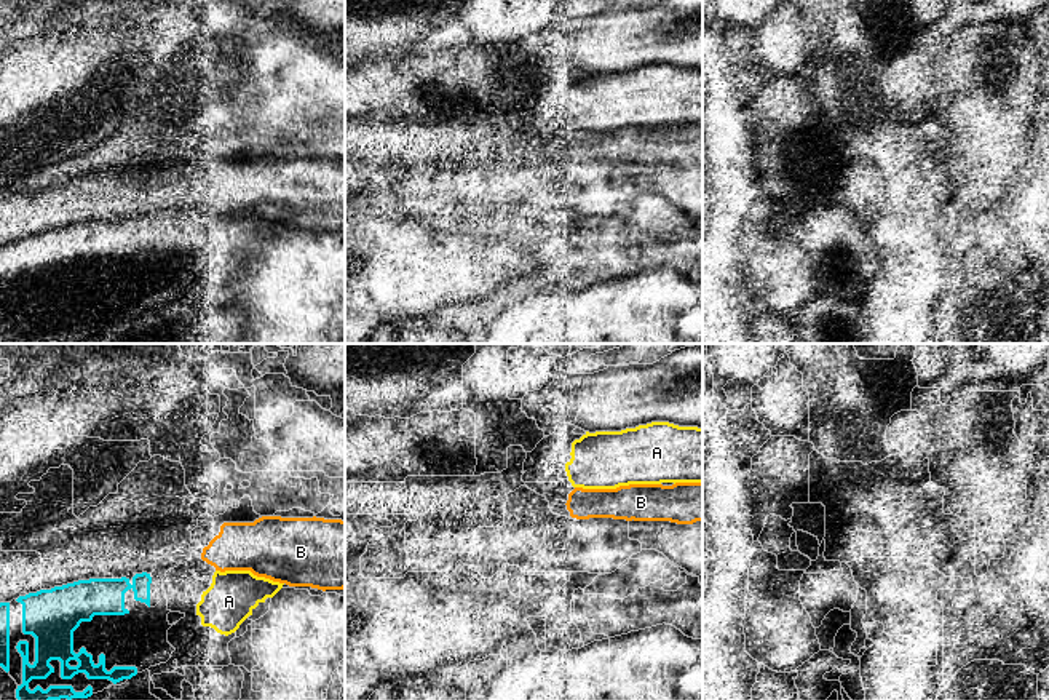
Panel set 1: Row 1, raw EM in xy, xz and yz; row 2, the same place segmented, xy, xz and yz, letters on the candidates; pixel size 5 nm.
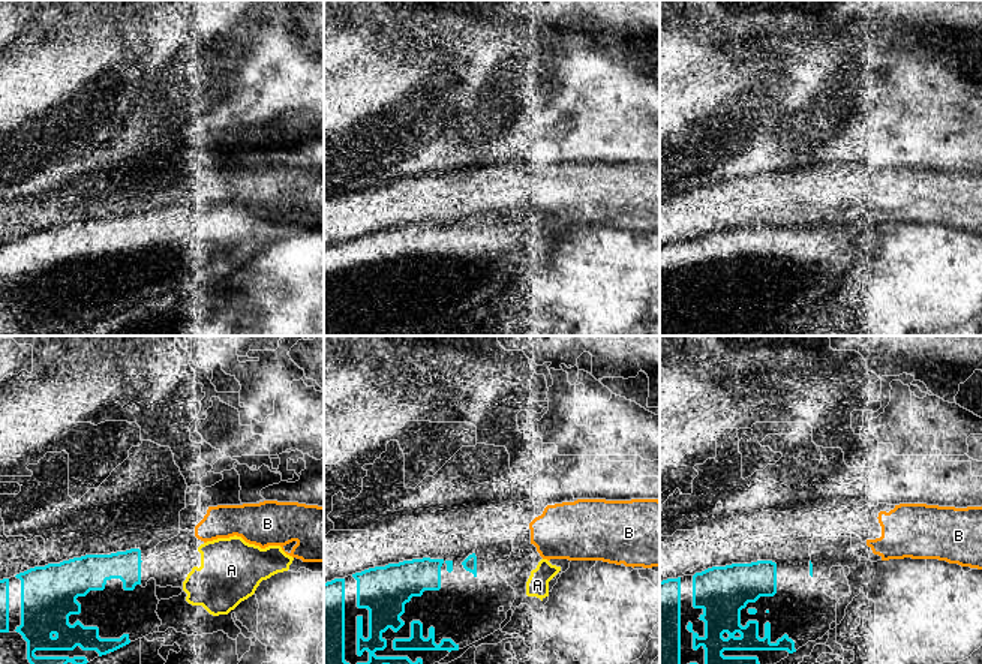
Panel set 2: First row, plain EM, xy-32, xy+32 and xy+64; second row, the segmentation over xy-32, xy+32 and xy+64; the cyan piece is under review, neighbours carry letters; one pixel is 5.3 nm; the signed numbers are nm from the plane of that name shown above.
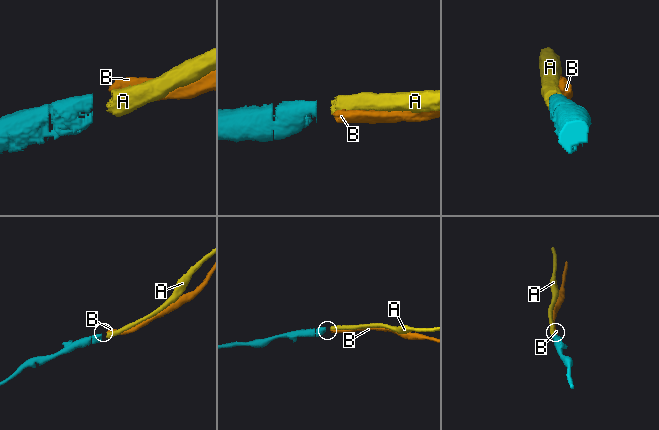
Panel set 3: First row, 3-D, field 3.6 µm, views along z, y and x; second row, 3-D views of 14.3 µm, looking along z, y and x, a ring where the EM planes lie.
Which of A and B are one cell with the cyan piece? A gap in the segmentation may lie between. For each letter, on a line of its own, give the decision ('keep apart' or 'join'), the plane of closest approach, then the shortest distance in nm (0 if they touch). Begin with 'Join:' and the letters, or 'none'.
Join: A
A: join; nearest in xy; 240 nm apart
B: keep apart; nearest in xy; 280 nm apart

